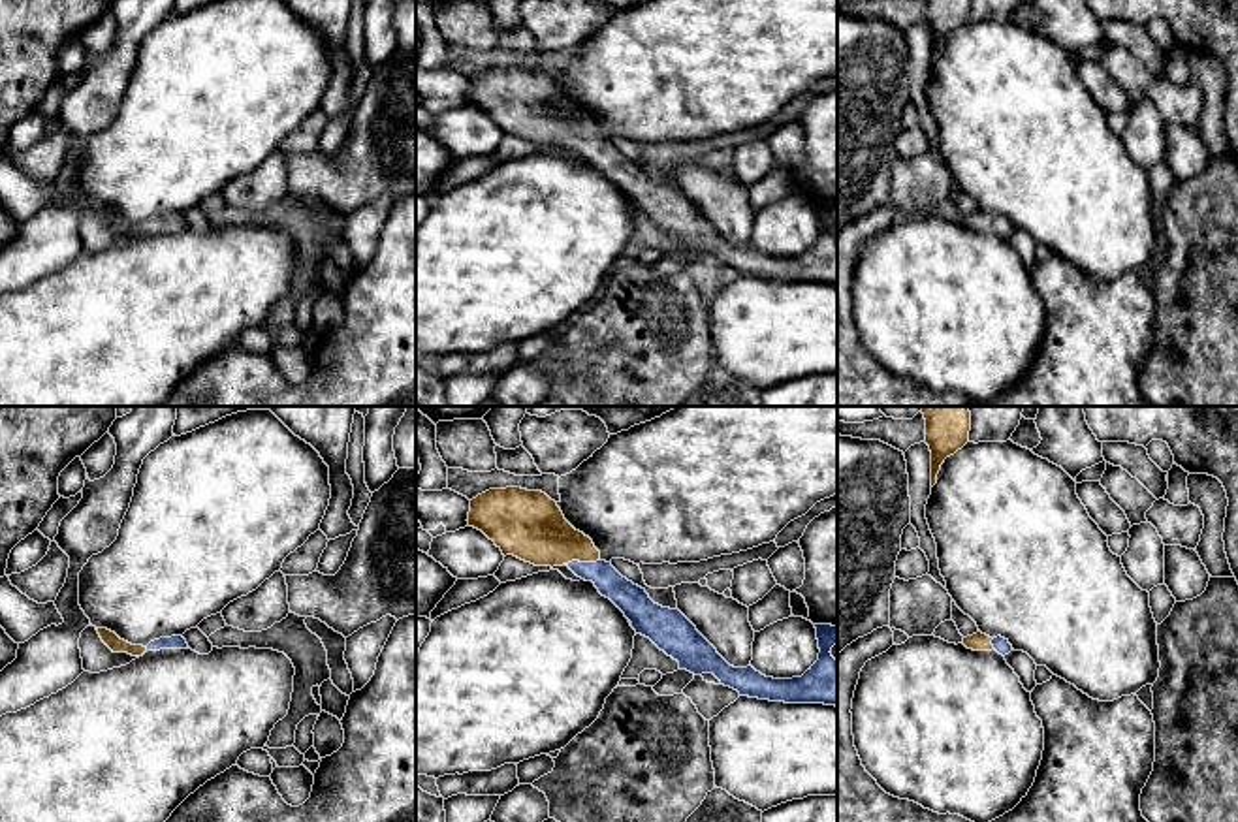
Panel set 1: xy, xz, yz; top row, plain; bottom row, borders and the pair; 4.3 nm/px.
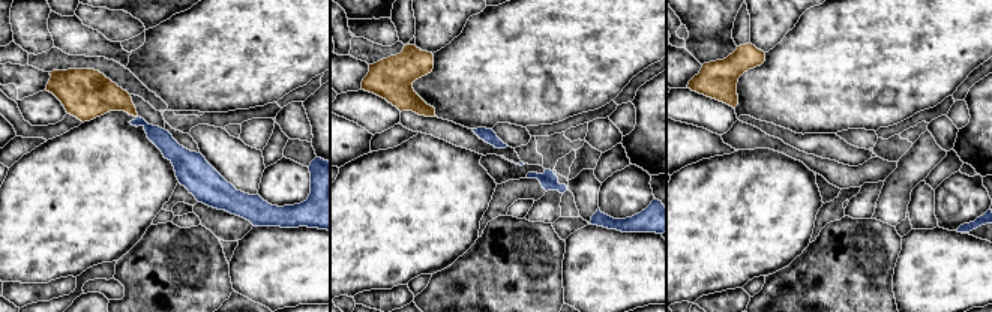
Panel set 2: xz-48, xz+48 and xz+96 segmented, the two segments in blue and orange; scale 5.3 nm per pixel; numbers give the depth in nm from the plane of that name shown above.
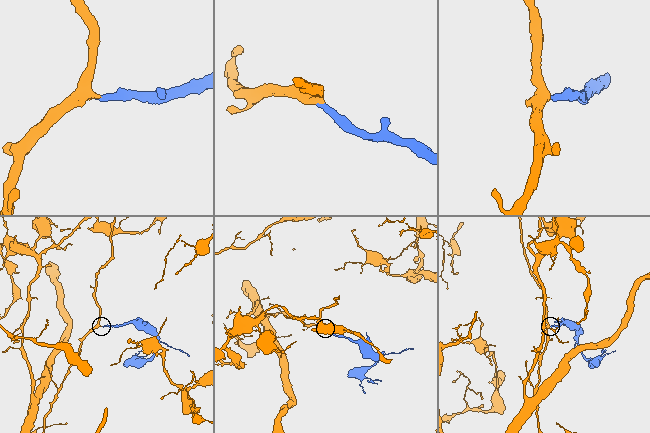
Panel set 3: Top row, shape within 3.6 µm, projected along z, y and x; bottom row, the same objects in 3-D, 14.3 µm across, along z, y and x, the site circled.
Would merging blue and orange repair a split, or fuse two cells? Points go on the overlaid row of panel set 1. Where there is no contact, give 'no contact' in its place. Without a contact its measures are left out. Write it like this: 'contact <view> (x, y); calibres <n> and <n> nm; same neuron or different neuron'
contact xz (582, 563); calibres 120 and 280 nm; same neuron

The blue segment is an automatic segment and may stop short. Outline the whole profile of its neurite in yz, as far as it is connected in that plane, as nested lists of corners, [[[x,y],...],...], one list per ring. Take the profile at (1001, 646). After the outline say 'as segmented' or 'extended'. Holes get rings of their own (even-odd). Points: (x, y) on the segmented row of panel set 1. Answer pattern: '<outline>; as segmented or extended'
[[[976,632],[973,636],[963,638],[961,641],[967,649],[973,651],[992,651],[995,649],[999,655],[1008,655],[1012,651],[1012,645],[1008,643],[1008,640],[997,636],[997,638],[990,638],[982,632]]]; extended

